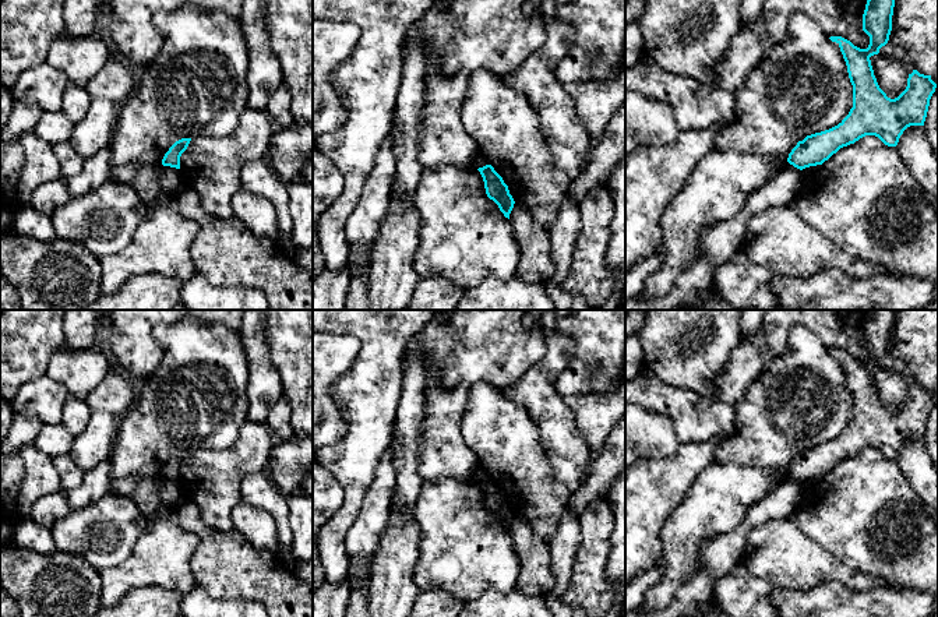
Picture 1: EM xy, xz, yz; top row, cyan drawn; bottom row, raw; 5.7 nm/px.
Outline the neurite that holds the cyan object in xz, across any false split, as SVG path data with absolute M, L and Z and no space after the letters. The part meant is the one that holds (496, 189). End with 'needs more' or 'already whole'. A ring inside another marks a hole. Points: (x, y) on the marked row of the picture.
M486 165L477 170L483 177L487 197L493 200L504 216L509 219L509 214L514 208L515 201L509 194L508 186L491 165Z; already whole

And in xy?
M181 138L176 141L165 154L162 165L180 169L180 156L187 149L190 141L191 138Z; already whole

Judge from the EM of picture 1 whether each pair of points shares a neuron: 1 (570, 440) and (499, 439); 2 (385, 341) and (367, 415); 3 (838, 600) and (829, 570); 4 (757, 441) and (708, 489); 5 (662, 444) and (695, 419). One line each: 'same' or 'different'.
1: different
2: same
3: different
4: different
5: different

